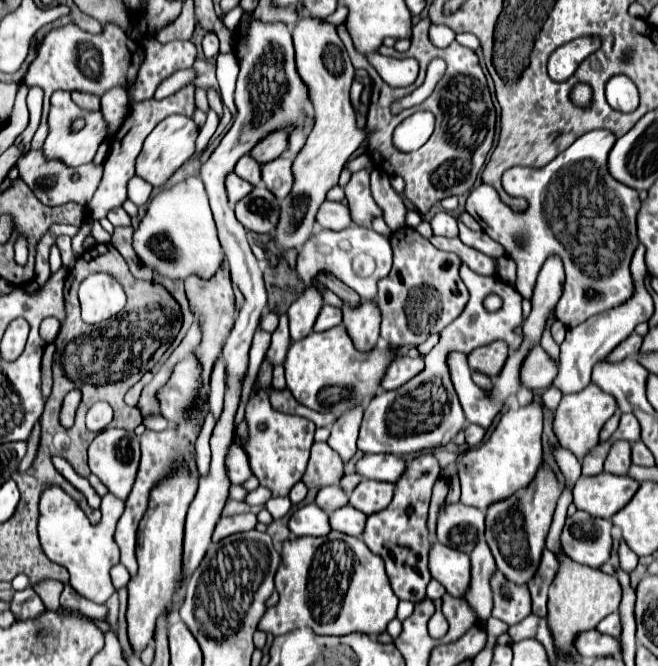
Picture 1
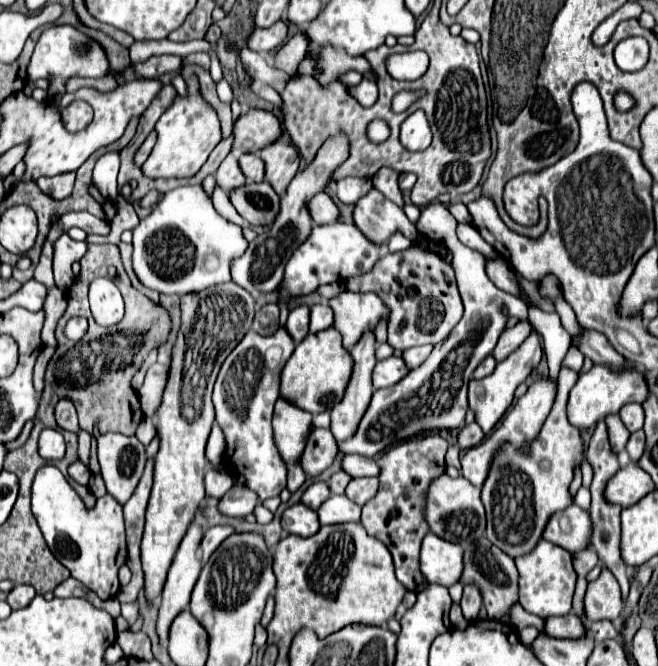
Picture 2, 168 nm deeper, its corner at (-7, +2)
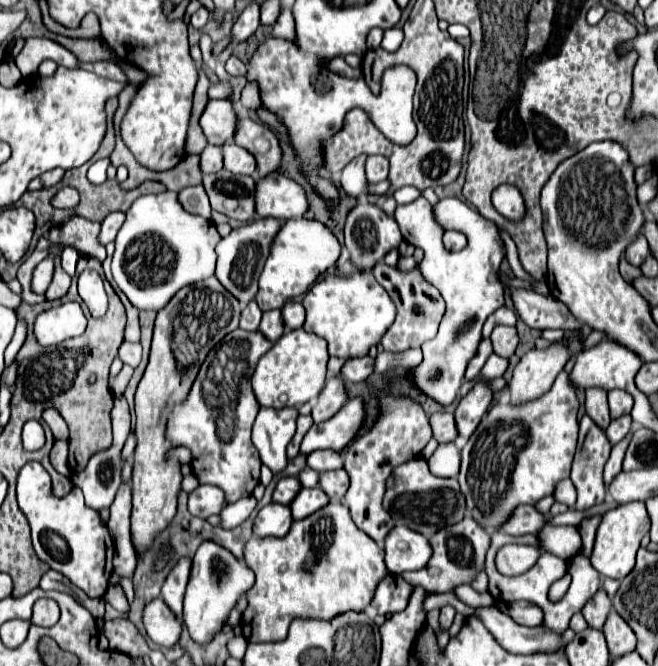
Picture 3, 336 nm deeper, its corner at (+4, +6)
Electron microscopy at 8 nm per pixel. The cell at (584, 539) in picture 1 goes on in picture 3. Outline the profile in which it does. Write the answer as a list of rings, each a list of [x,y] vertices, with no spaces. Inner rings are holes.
[[[520,506],[516,514],[512,514],[512,522],[504,526],[506,534],[524,536],[524,534],[540,534],[540,530],[548,524],[548,516],[538,512],[534,506]]]

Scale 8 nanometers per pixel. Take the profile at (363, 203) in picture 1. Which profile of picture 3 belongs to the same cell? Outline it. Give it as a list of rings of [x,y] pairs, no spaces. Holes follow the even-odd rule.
[[[364,198],[358,200],[358,204],[348,212],[344,224],[344,236],[346,236],[346,248],[350,252],[350,260],[356,262],[356,266],[360,266],[362,270],[370,270],[372,262],[382,260],[390,248],[396,248],[402,242],[398,222],[392,216],[388,216],[378,204],[370,204]]]

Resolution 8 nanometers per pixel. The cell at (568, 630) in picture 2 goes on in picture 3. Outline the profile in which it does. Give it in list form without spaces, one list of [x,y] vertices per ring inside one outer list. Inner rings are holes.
[[[510,602],[506,604],[504,612],[510,614],[522,626],[542,626],[544,622],[544,612],[532,602]]]

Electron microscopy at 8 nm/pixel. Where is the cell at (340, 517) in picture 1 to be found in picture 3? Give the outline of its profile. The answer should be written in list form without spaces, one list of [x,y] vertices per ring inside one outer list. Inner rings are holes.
[[[302,488],[302,492],[290,504],[292,516],[294,516],[294,520],[308,518],[310,514],[324,508],[328,502],[330,502],[330,498],[324,494],[322,488]]]

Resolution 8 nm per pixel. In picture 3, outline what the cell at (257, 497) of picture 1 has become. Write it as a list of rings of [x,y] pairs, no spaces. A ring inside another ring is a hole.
[[[198,486],[190,498],[188,498],[188,510],[198,516],[198,518],[210,518],[222,512],[222,508],[226,506],[226,494],[224,490],[220,490],[218,486]]]

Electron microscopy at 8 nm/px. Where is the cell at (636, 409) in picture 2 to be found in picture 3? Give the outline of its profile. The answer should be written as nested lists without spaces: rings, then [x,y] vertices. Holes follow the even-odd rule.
[[[610,390],[608,402],[610,402],[610,416],[612,418],[620,418],[624,414],[630,414],[630,410],[632,410],[632,396],[624,390]]]

